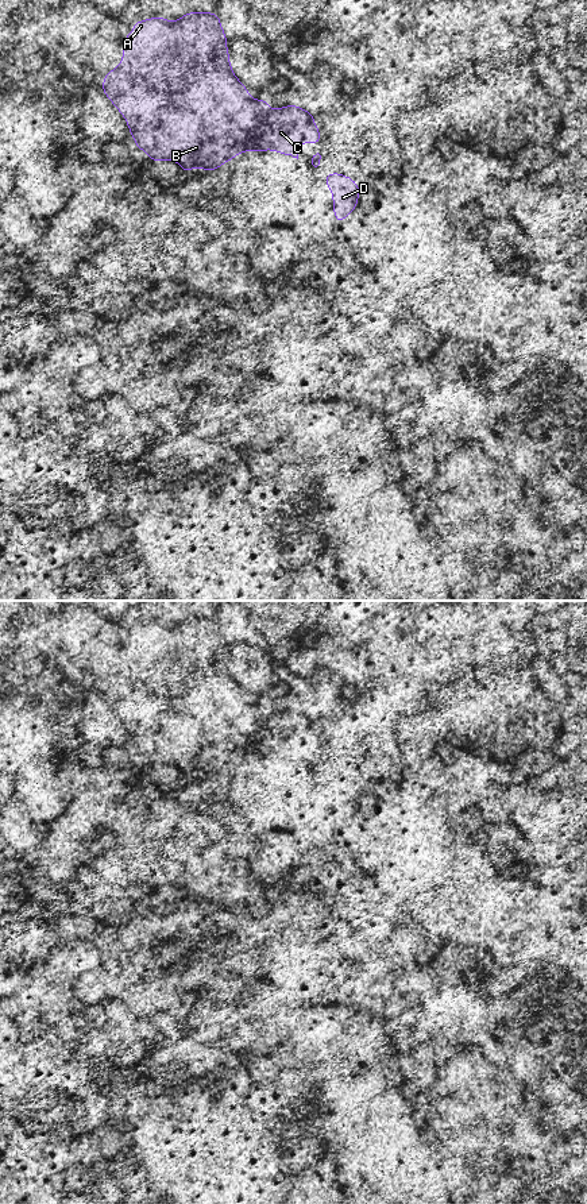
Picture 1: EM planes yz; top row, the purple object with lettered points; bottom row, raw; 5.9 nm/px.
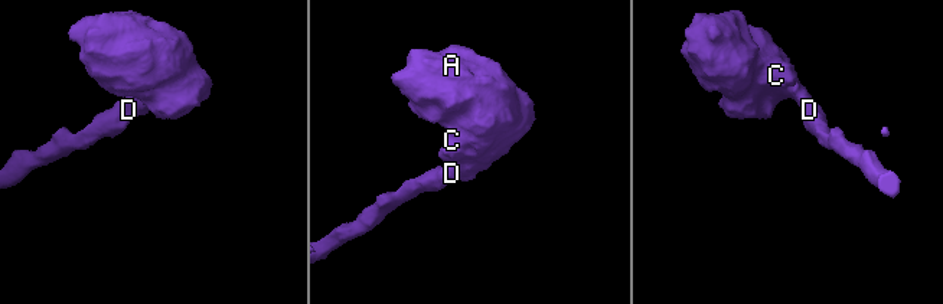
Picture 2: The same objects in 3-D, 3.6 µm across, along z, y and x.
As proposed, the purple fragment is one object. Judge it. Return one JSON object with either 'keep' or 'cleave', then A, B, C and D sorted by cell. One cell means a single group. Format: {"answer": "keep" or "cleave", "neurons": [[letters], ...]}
{"answer": "keep", "neurons": [["A", "B", "C", "D"]]}

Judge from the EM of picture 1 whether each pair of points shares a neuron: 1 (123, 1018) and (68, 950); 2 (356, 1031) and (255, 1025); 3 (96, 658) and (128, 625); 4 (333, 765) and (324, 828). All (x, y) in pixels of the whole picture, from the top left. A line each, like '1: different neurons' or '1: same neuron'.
1: same neuron
2: same neuron
3: different neurons
4: different neurons

